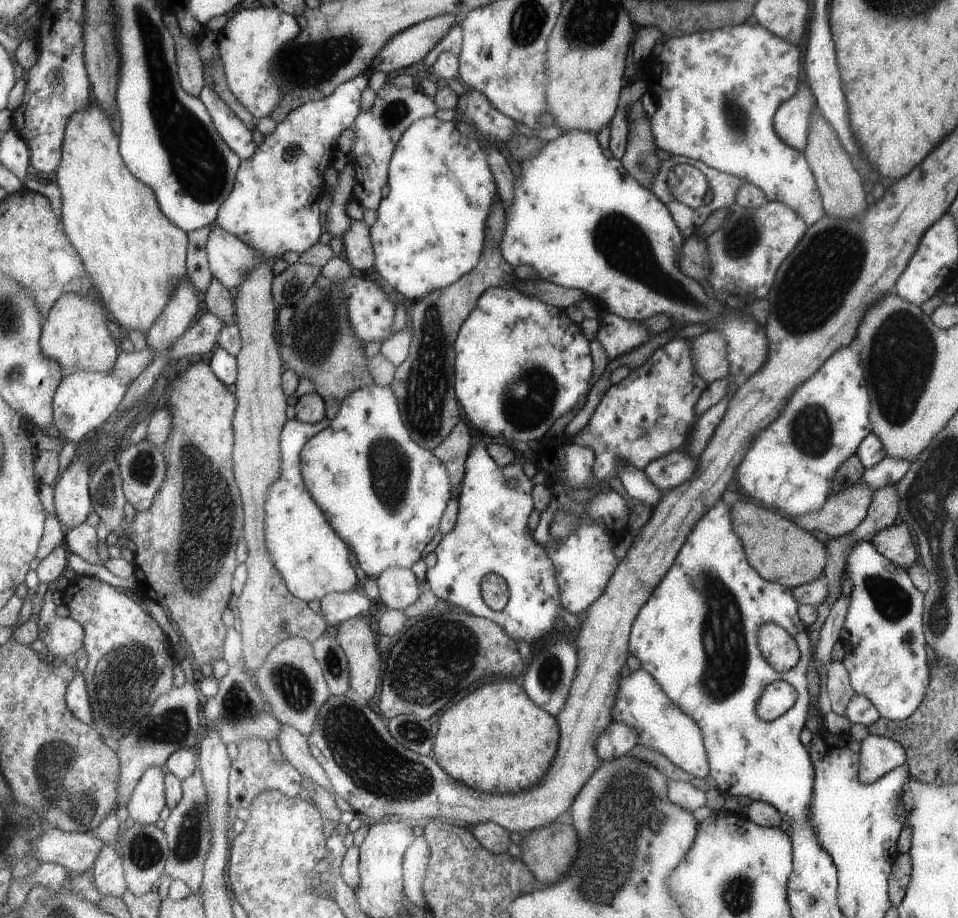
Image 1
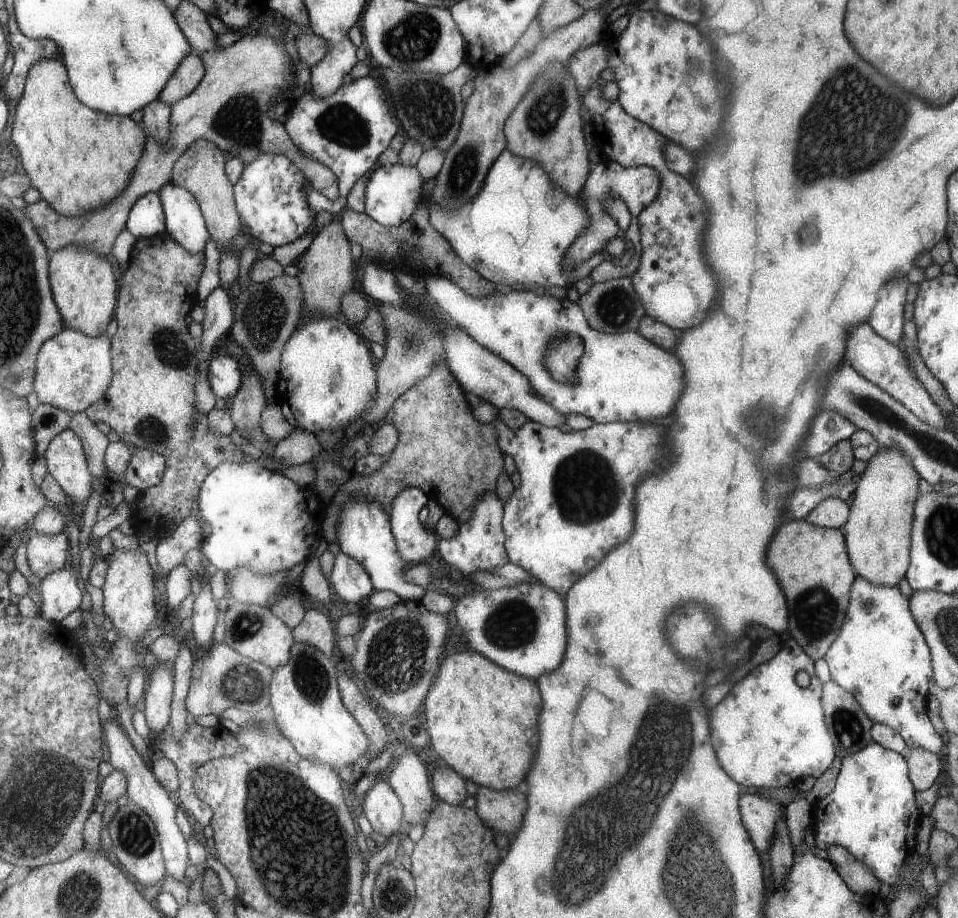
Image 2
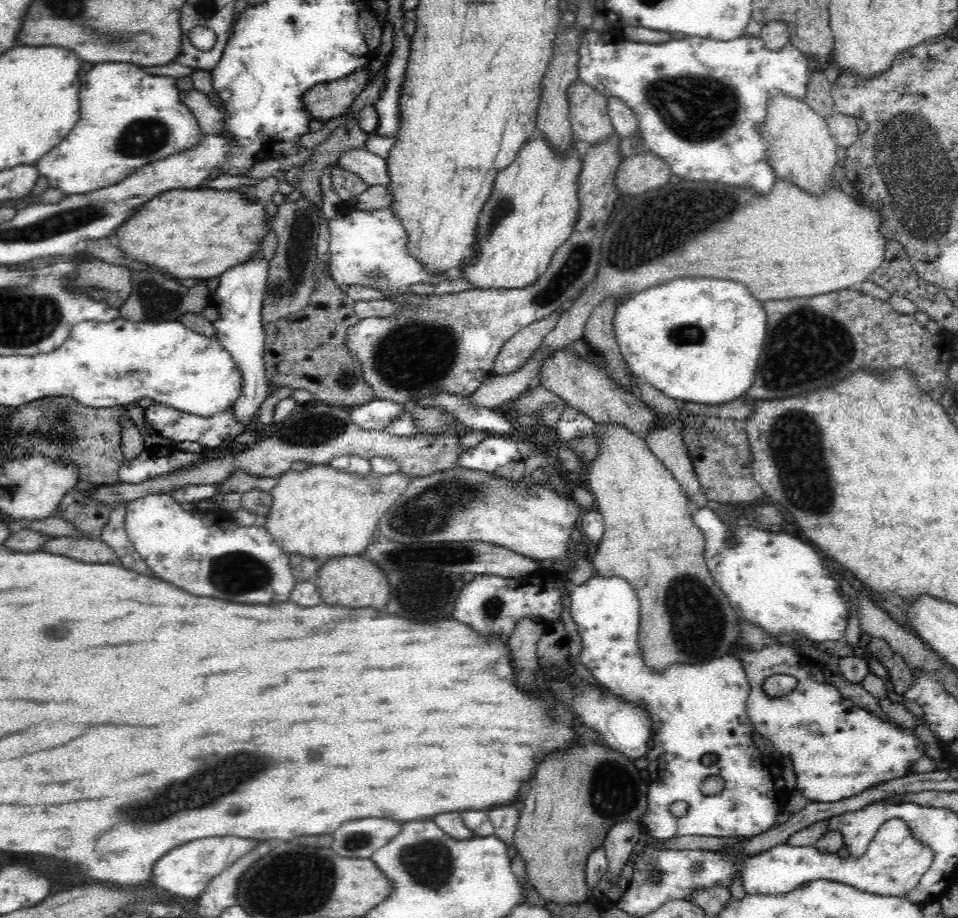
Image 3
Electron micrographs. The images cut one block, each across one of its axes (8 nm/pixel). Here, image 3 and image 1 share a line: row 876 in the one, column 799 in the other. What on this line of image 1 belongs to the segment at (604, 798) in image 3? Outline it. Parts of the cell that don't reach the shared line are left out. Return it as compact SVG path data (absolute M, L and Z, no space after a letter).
M732 500L731 524L742 539L742 550L758 574L768 582L781 584L791 590L794 587L817 580L825 563L825 548L807 530L801 530L785 516L761 508L751 502Z

